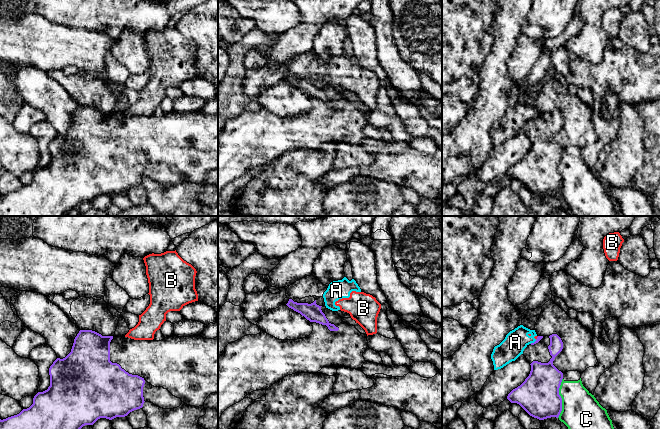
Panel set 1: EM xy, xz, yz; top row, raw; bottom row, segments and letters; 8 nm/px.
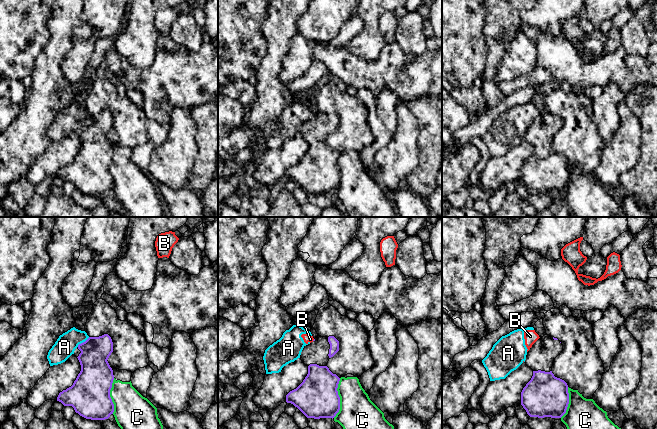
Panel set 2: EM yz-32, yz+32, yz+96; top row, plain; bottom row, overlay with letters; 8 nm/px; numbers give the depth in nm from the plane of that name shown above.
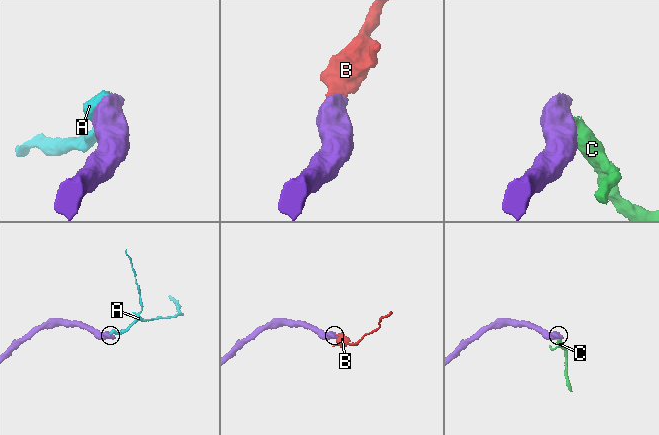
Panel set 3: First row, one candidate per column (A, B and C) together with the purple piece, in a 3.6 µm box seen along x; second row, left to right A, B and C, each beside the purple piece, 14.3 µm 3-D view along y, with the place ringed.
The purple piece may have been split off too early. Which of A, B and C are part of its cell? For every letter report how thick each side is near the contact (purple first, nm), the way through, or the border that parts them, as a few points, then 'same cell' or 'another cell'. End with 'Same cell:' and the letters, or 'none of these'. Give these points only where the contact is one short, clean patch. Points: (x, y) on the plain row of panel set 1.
A: calibres 40 and 180 nm; border yz (536, 115), (530, 119); another cell
B: calibres 40 and 20 nm; border yz (538, 112), (536, 115); another cell
C: calibres 320 and 320 nm; another cell
Same cell: none of these

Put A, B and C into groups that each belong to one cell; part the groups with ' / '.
A B / C

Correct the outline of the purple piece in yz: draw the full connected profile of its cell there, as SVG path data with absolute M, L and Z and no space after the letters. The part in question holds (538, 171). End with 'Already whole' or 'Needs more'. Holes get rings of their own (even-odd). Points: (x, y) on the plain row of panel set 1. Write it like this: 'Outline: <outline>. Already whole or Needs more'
Outline: M557 110L538 112L534 119L527 121L523 131L531 141L530 150L507 172L511 179L519 180L539 196L558 194L562 187L559 164L563 149L553 141L562 125L563 118Z. Needs more

